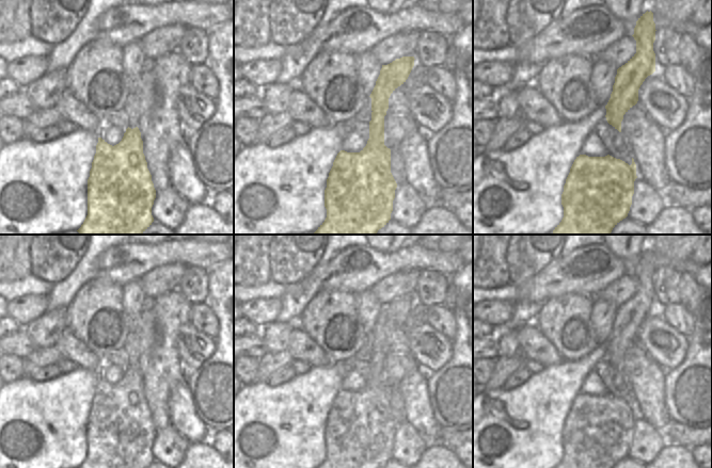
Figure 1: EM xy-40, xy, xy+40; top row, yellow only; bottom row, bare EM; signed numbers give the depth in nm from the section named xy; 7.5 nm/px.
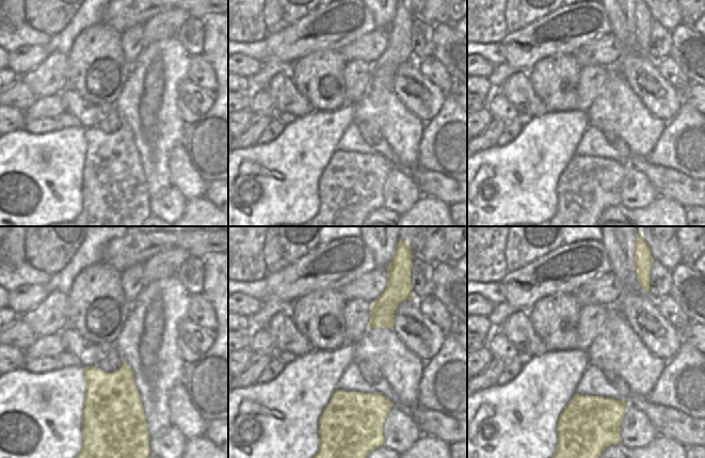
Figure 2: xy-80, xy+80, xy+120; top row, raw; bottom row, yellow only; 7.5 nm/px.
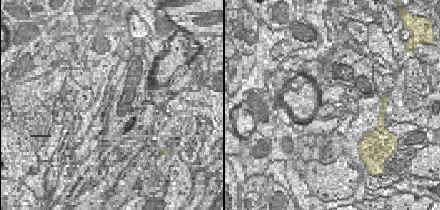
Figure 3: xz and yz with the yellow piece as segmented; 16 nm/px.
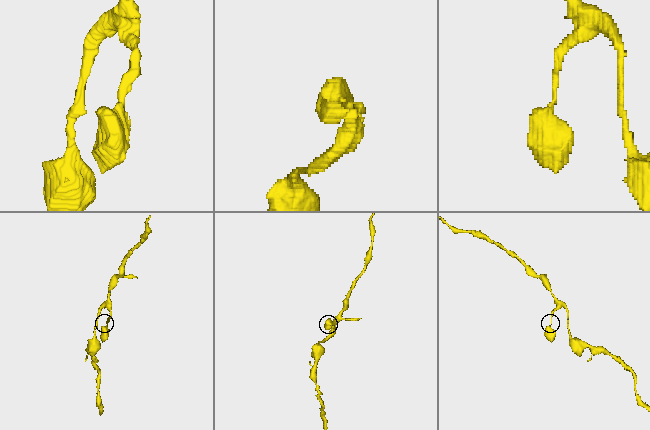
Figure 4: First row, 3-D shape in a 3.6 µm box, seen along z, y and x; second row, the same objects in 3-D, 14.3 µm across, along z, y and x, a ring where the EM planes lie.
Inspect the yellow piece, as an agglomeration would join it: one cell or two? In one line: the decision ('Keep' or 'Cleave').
Keep

